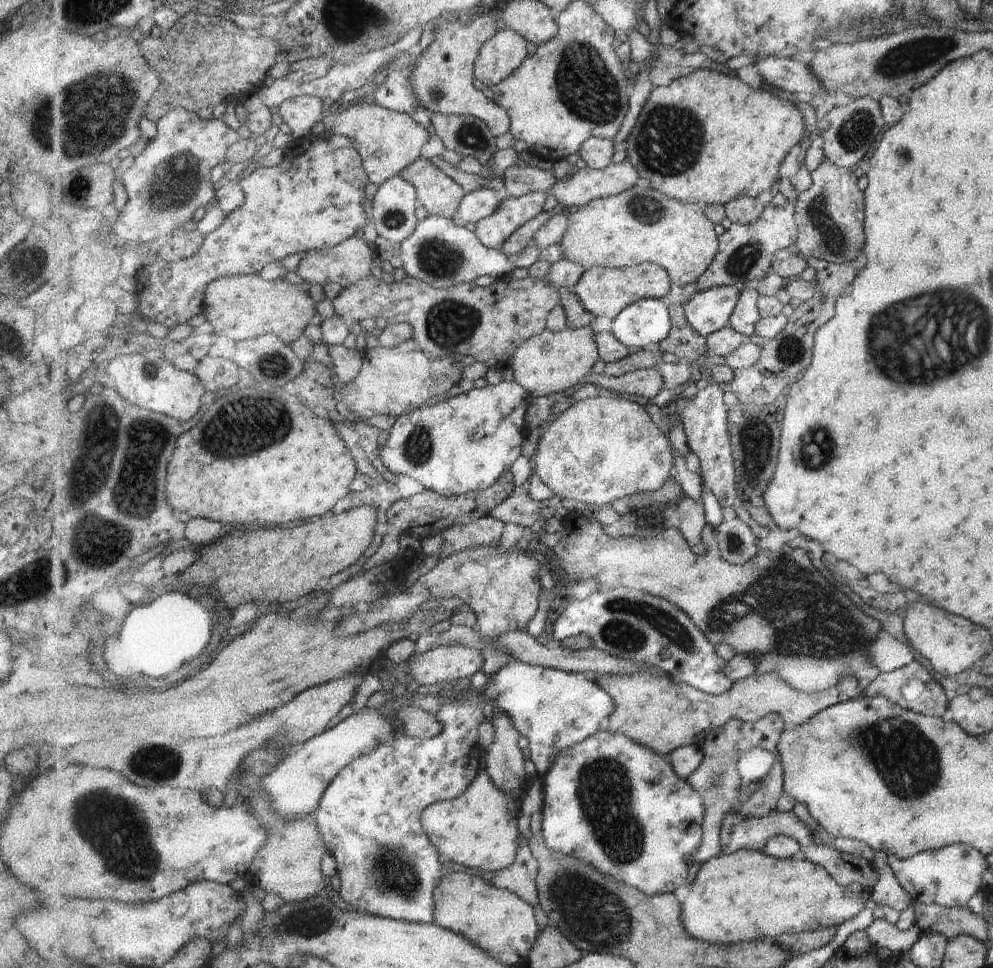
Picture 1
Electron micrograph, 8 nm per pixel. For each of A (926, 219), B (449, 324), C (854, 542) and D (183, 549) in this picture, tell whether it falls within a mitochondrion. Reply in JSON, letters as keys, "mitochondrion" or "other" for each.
{"A":"other","B":"mitochondrion","C":"other","D":"other"}

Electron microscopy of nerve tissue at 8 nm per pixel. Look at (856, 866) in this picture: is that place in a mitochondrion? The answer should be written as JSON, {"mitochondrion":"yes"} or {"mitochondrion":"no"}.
{"mitochondrion":"no"}

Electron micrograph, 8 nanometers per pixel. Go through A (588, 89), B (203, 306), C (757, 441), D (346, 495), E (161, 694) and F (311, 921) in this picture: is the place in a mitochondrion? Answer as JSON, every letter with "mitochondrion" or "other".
{"A":"mitochondrion","B":"other","C":"other","D":"other","E":"other","F":"mitochondrion"}

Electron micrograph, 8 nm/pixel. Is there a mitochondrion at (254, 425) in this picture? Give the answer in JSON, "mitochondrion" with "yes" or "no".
{"mitochondrion":"yes"}

